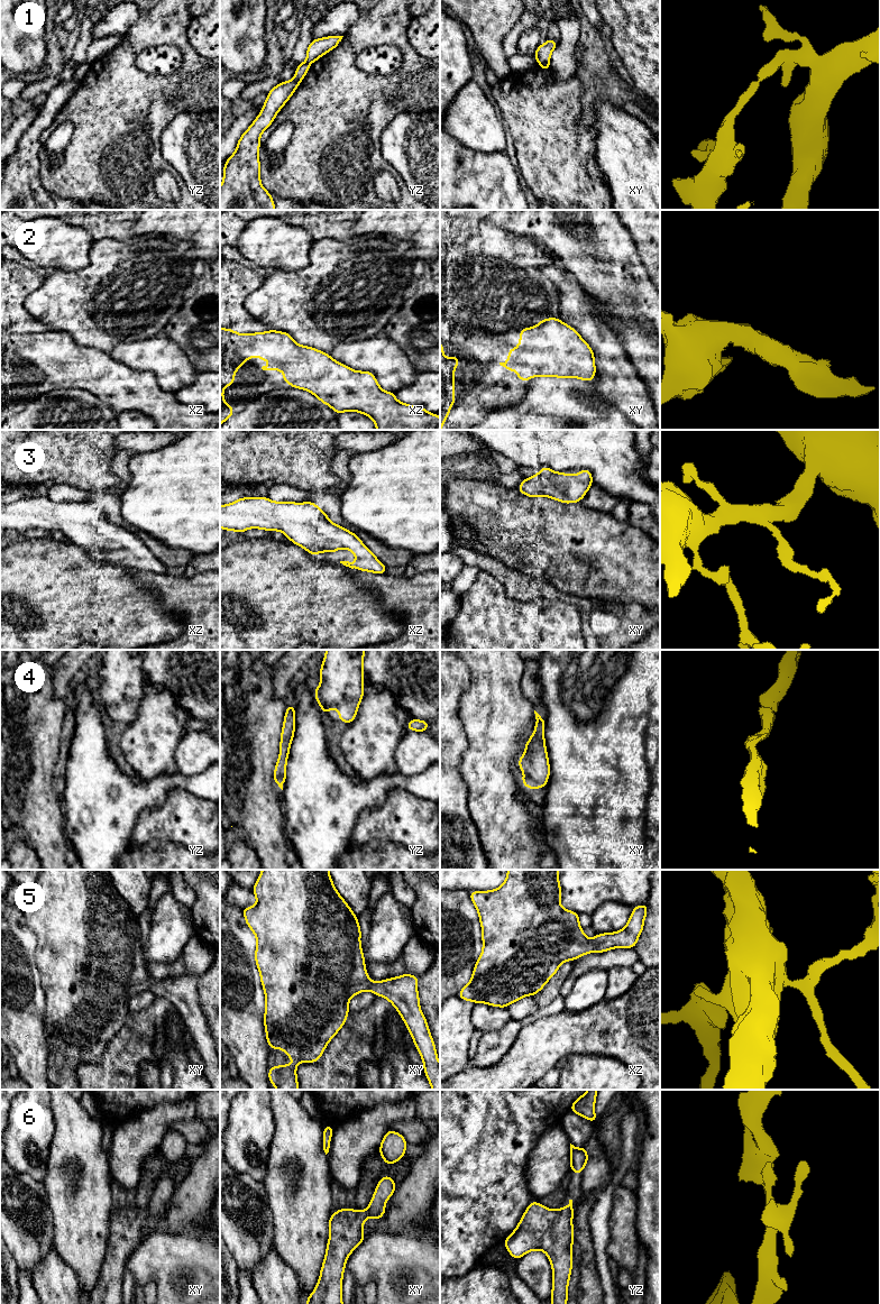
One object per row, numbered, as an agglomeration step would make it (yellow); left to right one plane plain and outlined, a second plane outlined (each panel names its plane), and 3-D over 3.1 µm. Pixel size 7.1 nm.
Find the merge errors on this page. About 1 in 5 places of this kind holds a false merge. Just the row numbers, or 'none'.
1

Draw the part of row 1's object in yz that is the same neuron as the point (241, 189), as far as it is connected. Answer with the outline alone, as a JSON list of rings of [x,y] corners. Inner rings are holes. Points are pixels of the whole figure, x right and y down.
[[[308,62],[300,63],[292,81],[282,82],[268,92],[260,113],[241,135],[236,151],[224,162],[220,210],[275,210],[272,194],[260,183],[259,138],[309,70]]]

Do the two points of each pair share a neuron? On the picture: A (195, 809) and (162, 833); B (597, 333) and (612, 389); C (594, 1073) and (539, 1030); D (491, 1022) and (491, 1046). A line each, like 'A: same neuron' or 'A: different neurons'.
A: same neuron
B: same neuron
C: different neurons
D: different neurons

